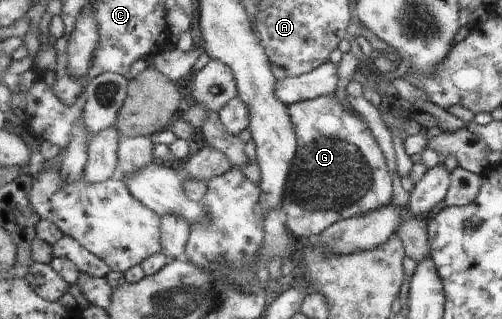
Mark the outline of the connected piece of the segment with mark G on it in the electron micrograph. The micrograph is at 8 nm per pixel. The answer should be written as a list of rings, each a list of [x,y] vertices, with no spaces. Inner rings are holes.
[[[327,94],[288,106],[289,117],[296,126],[299,149],[284,193],[282,210],[285,212],[288,230],[299,240],[318,238],[337,222],[391,205],[393,180],[389,174],[385,152],[373,135],[370,125],[363,118],[359,118],[356,112],[355,108],[354,110],[345,108],[335,94]]]

